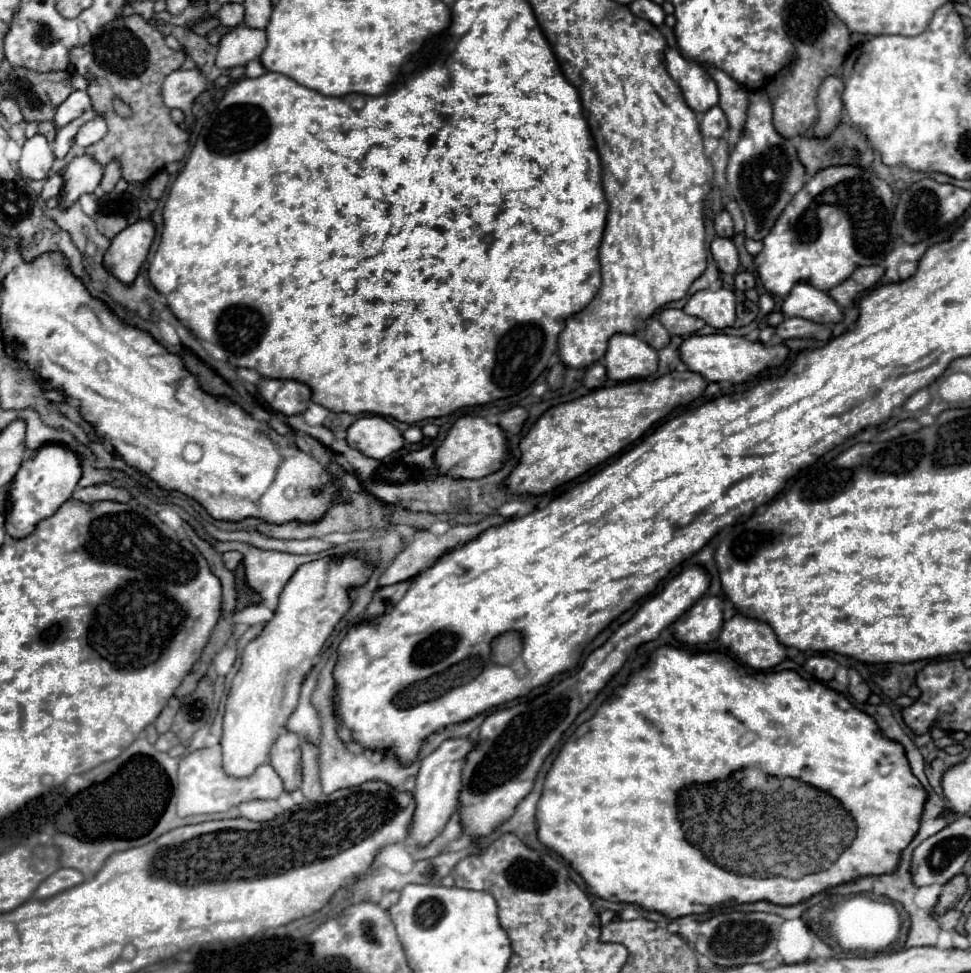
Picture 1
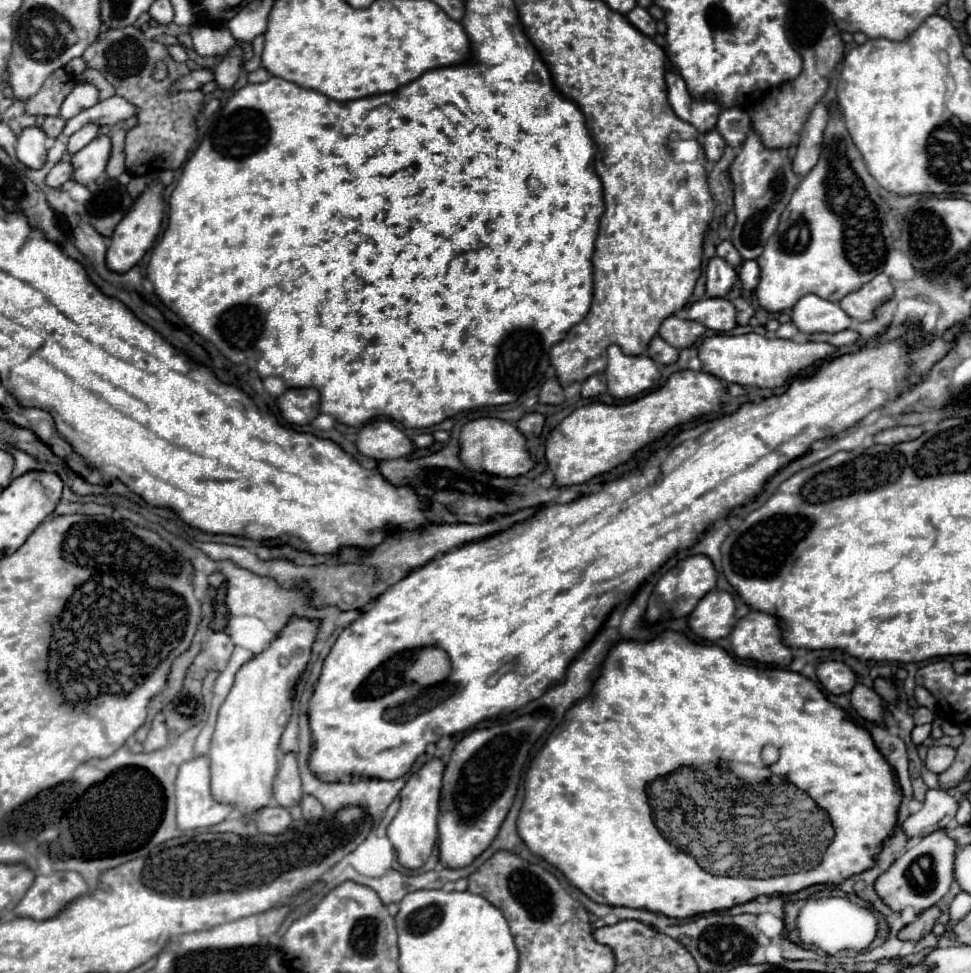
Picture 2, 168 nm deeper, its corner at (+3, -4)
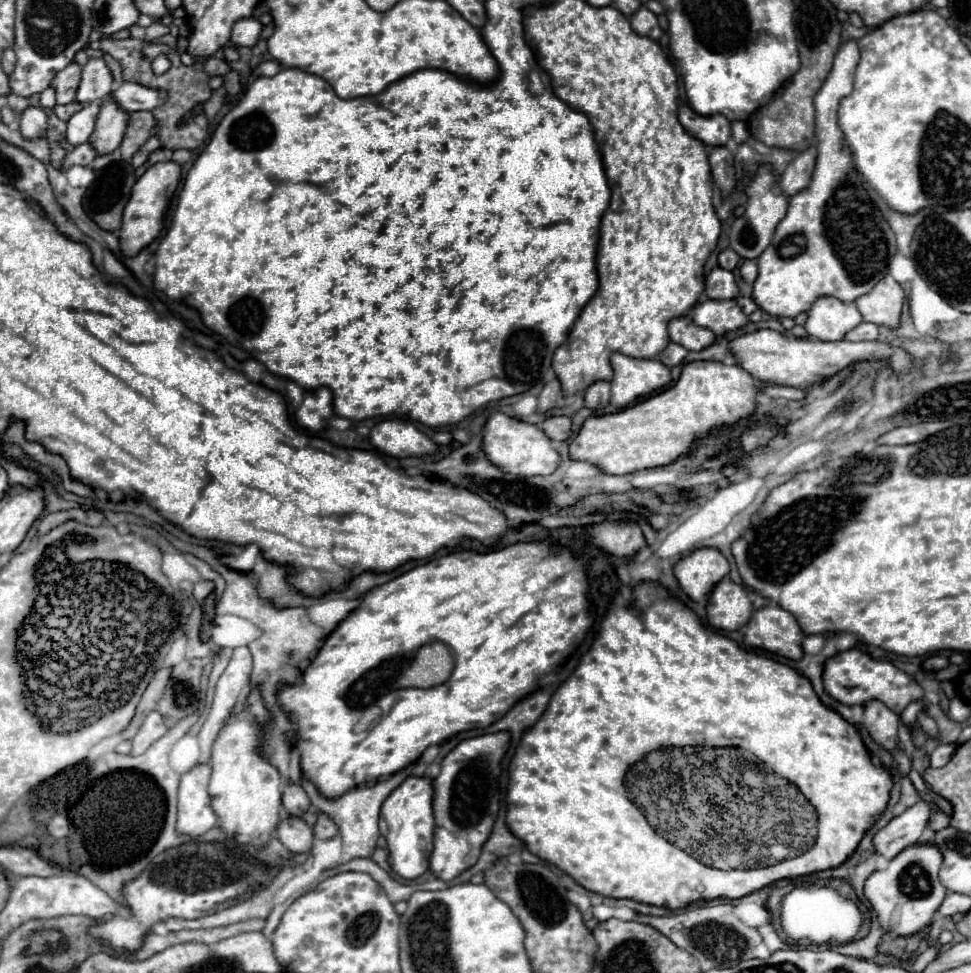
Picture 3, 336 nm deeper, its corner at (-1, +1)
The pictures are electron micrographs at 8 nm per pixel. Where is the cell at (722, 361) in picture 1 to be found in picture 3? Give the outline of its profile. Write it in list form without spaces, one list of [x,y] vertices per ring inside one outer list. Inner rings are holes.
[[[760,329],[754,333],[738,335],[732,341],[728,341],[728,351],[738,359],[738,365],[746,369],[754,379],[762,383],[776,383],[776,385],[788,385],[788,387],[808,387],[812,383],[818,383],[822,377],[834,375],[852,361],[862,359],[888,359],[890,367],[896,373],[906,373],[910,369],[910,357],[892,345],[876,343],[876,341],[820,341],[812,337],[792,337],[784,335],[772,329]]]

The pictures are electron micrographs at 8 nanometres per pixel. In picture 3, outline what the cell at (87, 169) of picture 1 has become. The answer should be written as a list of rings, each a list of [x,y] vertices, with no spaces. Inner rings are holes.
[[[112,97],[106,99],[100,107],[96,131],[90,137],[90,145],[94,145],[98,155],[108,155],[120,147],[126,123],[128,123],[128,113],[124,113],[112,101]]]

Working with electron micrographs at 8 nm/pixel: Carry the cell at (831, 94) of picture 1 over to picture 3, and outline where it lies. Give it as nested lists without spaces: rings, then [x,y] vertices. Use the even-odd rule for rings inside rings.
[[[810,145],[810,149],[798,153],[786,167],[786,171],[780,179],[782,193],[790,197],[790,195],[806,189],[806,185],[810,183],[812,171],[814,171],[814,163],[816,163],[816,145]]]

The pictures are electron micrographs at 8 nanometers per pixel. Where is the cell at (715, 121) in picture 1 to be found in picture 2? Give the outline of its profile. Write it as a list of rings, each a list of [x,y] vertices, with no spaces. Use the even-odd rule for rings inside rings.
[[[710,130],[710,134],[704,134],[702,144],[704,144],[704,154],[706,154],[706,158],[708,158],[710,162],[718,162],[720,156],[722,156],[722,152],[724,152],[724,146],[726,146],[724,138],[722,138],[716,130]]]

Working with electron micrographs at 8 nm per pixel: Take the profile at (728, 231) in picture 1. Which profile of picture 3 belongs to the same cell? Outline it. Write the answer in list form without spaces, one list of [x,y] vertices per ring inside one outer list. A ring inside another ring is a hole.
[[[726,247],[724,251],[720,251],[720,255],[718,255],[718,263],[724,267],[724,269],[736,269],[738,267],[738,263],[740,263],[740,257],[738,257],[738,253],[734,253],[734,249],[730,249],[730,247]]]

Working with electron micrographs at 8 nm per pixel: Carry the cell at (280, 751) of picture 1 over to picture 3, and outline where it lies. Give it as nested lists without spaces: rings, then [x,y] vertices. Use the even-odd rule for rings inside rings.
[[[286,781],[284,785],[284,795],[282,795],[282,805],[290,815],[302,817],[306,809],[310,809],[310,799],[306,797],[306,791],[302,789],[300,783],[290,783]]]

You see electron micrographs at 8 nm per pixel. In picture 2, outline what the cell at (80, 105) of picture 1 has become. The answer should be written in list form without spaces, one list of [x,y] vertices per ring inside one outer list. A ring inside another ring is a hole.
[[[76,84],[74,90],[66,96],[66,100],[62,102],[62,110],[60,110],[60,116],[64,120],[70,120],[72,116],[76,116],[78,112],[94,106],[98,102],[98,88],[94,84]]]

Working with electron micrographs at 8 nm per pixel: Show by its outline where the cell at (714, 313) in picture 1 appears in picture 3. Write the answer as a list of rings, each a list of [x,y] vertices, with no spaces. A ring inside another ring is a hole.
[[[706,299],[692,309],[692,319],[696,325],[714,331],[716,337],[722,337],[726,331],[740,329],[748,321],[748,317],[742,313],[742,309],[736,305],[734,299],[730,301]]]

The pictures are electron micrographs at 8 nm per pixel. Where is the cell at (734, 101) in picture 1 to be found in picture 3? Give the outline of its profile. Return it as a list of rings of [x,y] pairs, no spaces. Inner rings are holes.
[[[732,121],[732,139],[740,145],[740,143],[744,143],[748,137],[750,137],[750,133],[748,133],[744,121]]]

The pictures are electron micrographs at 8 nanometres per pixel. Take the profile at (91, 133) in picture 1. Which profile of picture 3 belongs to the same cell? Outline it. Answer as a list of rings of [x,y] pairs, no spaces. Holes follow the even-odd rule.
[[[90,103],[90,105],[86,105],[84,109],[80,109],[78,113],[74,113],[70,117],[68,133],[66,133],[66,141],[70,145],[88,143],[88,139],[94,131],[96,119],[98,119],[98,109],[100,109],[100,103]]]

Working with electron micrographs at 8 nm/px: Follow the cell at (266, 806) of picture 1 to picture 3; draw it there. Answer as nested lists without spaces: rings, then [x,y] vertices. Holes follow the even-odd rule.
[[[286,815],[280,819],[276,837],[294,855],[308,853],[312,849],[312,839],[314,839],[310,825],[306,825],[306,821],[302,817],[294,817],[294,815]]]

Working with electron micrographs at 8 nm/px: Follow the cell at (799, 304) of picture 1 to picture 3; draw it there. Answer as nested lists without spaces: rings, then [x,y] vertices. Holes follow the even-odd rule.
[[[826,295],[818,297],[806,315],[806,333],[820,341],[838,341],[862,323],[862,315],[854,303],[844,303]]]

